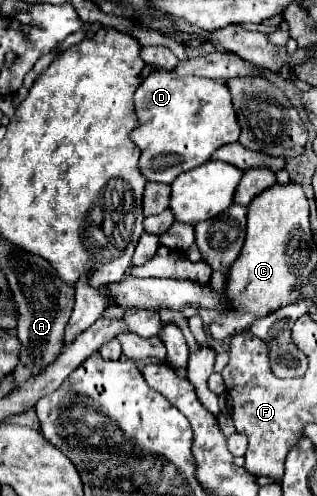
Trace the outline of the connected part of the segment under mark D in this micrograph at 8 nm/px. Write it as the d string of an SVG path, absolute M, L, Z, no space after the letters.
M156 70L142 80L134 98L140 126L130 138L142 148L140 170L146 180L172 184L178 174L208 162L220 146L238 142L238 116L224 80L178 76L174 72Z

